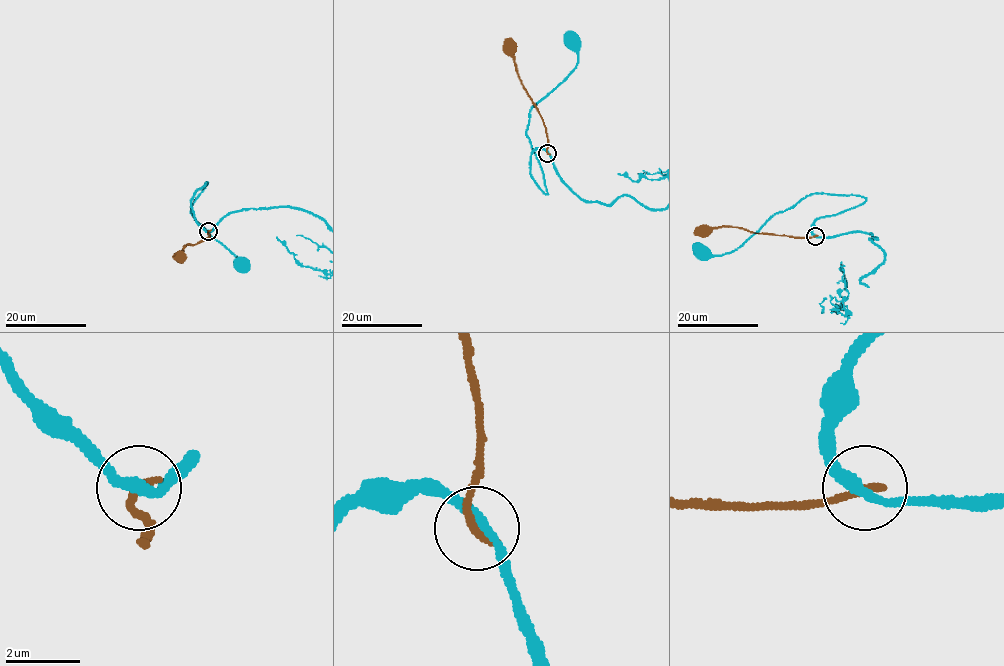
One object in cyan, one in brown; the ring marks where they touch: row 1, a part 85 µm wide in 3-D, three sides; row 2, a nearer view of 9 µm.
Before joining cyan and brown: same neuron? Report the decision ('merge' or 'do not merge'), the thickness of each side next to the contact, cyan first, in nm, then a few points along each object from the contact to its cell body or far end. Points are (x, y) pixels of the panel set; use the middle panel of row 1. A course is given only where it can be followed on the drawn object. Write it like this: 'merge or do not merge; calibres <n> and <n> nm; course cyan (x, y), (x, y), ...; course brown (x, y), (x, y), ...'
do not merge; calibres 280 and 240 nm; course cyan (547, 152), (537, 148), (531, 153), (530, 175), (546, 193), (526, 133), (529, 111), (576, 65), (575, 43); course brown (547, 153), (543, 119), (517, 72), (510, 38)

